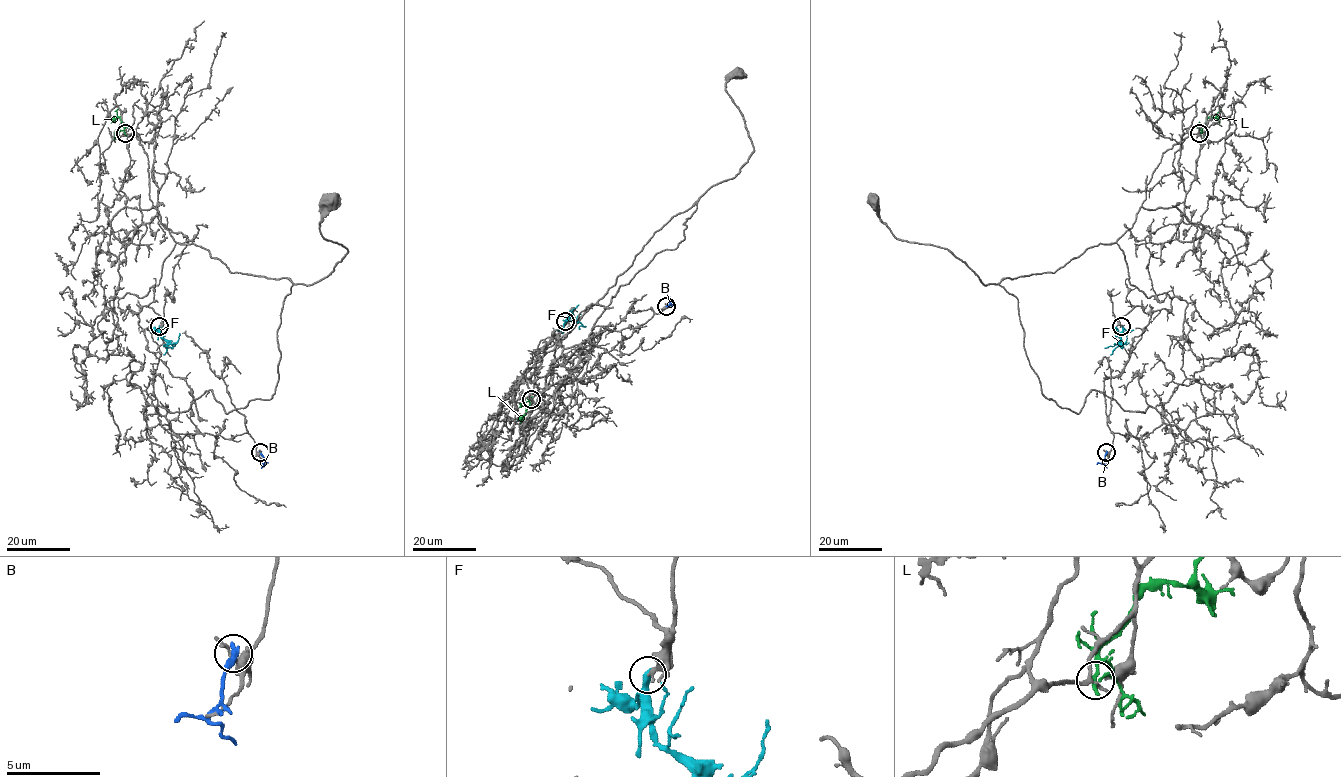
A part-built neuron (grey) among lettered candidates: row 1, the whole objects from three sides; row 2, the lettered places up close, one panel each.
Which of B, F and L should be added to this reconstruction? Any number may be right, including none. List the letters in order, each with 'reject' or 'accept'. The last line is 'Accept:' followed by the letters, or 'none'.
B: reject
F: reject
L: reject
Accept: none

